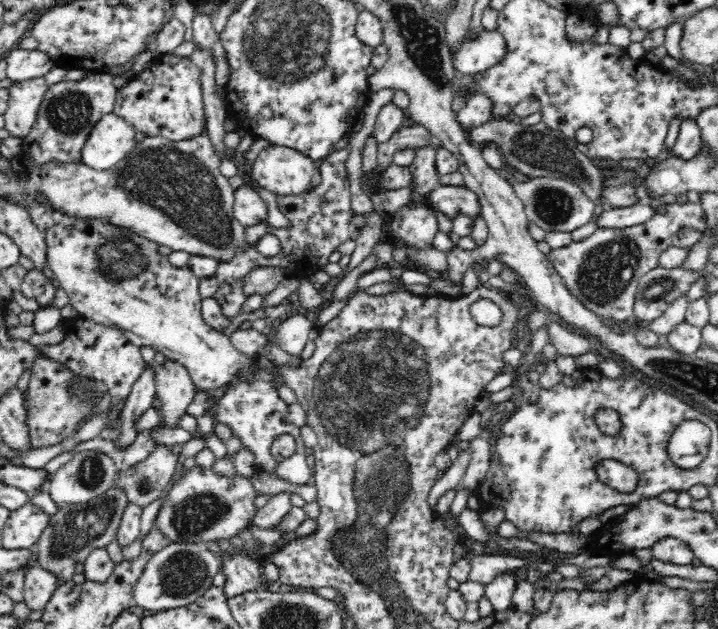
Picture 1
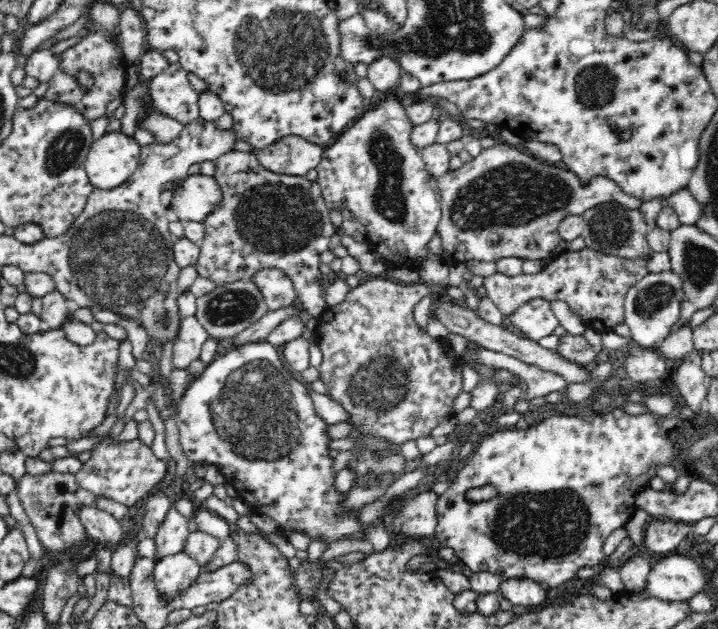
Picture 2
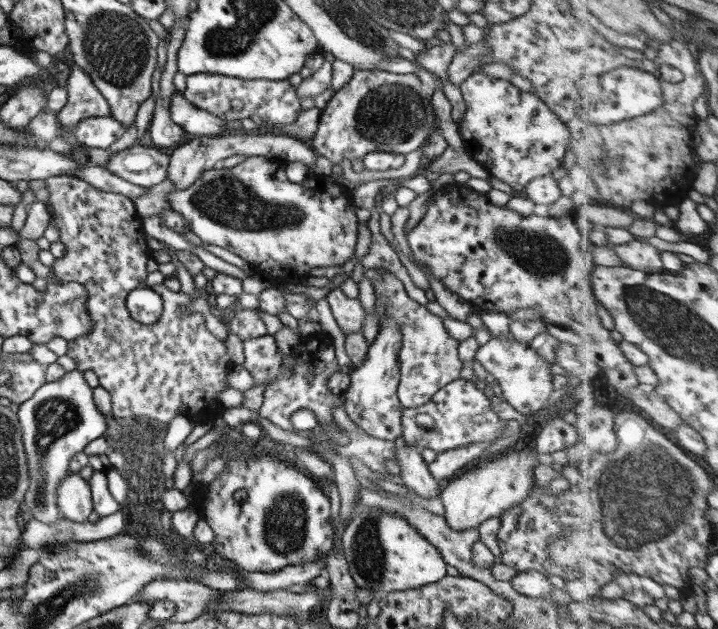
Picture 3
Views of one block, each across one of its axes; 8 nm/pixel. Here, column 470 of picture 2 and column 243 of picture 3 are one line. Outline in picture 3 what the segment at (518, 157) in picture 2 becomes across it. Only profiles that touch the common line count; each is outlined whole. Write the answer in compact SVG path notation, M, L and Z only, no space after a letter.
M265 156L246 157L232 168L216 167L204 171L186 190L168 193L170 206L190 225L205 244L216 244L240 256L256 273L265 274L274 283L295 287L303 284L313 268L341 266L354 256L358 225L350 190L328 176L312 174L302 182L288 180L283 160Z

